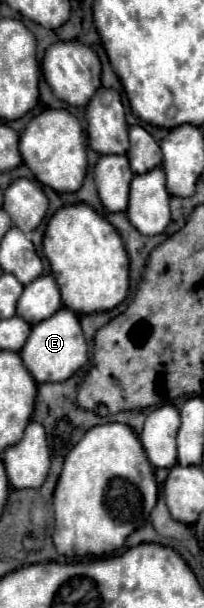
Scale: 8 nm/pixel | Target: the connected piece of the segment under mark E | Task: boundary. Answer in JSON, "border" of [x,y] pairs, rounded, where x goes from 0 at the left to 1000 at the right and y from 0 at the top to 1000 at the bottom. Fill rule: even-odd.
{"border":[[[338,507],[279,510],[240,526],[162,533],[142,559],[103,572],[103,592],[142,605],[152,618],[201,628],[309,628],[358,618],[426,595],[426,566],[387,536],[387,520],[338,513]]]}

